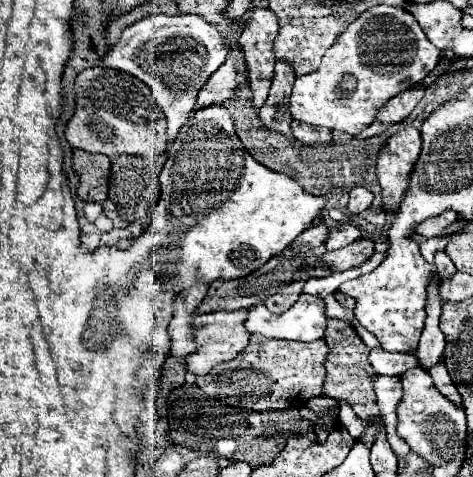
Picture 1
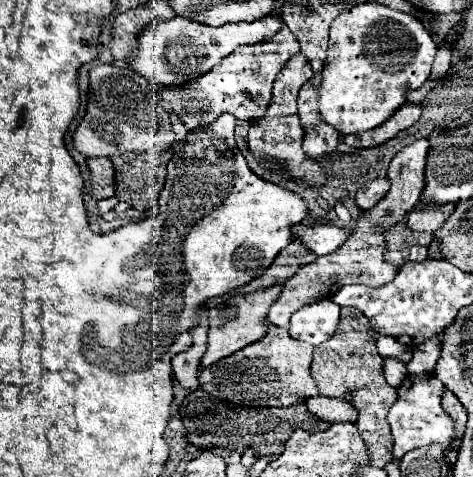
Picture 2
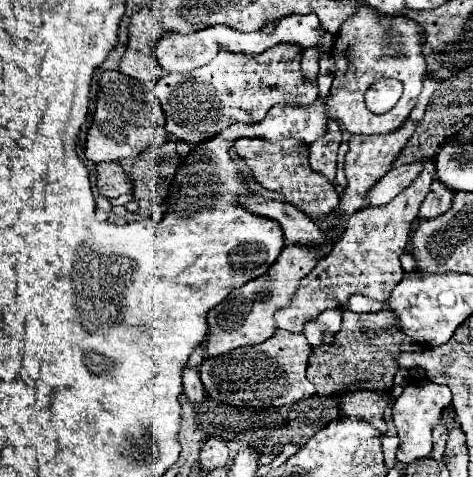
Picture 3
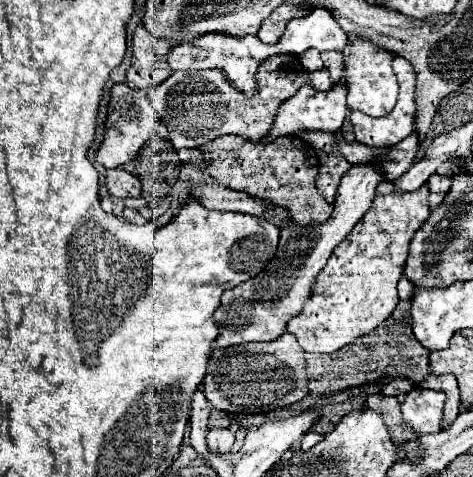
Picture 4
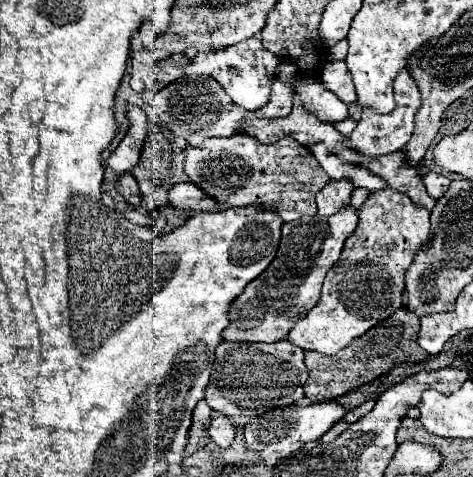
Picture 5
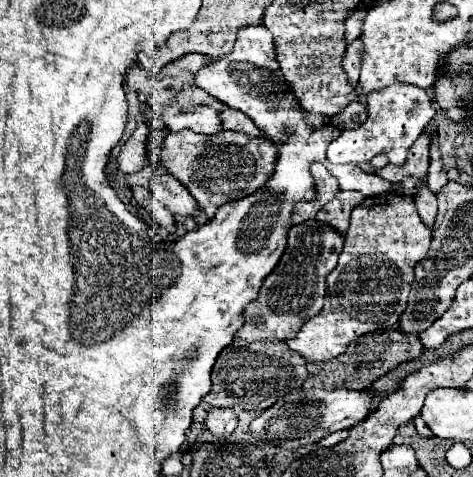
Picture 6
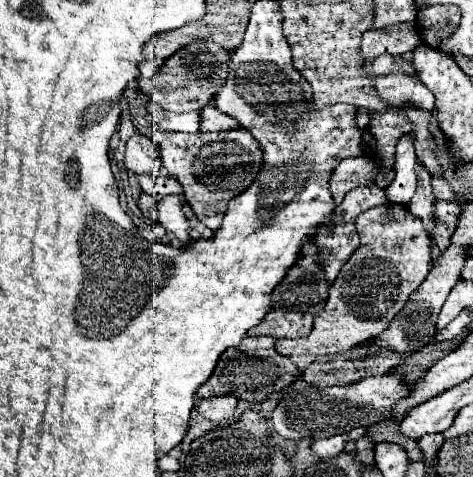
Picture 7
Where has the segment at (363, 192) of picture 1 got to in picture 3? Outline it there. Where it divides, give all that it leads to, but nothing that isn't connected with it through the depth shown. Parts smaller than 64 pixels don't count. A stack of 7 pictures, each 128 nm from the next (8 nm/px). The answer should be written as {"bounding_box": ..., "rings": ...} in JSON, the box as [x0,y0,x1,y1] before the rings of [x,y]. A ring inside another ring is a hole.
{"bounding_box":[368,162,422,206],"rings":[[[422,162],[404,164],[400,168],[392,168],[380,182],[376,182],[368,192],[368,206],[388,204],[396,194],[400,194],[422,170]]]}

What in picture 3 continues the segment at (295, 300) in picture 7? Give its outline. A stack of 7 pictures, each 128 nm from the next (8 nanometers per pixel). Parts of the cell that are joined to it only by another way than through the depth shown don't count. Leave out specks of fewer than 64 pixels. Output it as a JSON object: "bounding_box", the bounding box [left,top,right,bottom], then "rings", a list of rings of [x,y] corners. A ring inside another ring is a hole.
{"bounding_box":[206,118,416,358],"rings":[[[408,118],[404,122],[404,128],[400,128],[400,132],[390,132],[388,136],[352,136],[348,140],[348,154],[346,154],[346,180],[348,180],[348,188],[344,190],[342,198],[340,198],[340,210],[350,216],[356,210],[366,206],[364,194],[368,192],[368,188],[380,180],[392,166],[392,162],[398,158],[400,150],[406,146],[408,138],[414,134],[416,130],[416,122],[412,118]],[[300,244],[286,246],[264,276],[250,280],[238,290],[232,290],[224,302],[212,308],[212,312],[208,312],[208,338],[206,338],[208,358],[216,358],[226,354],[228,350],[268,340],[276,332],[276,322],[272,318],[274,312],[292,300],[292,294],[298,288],[300,278],[304,278],[316,266],[322,254],[324,252],[320,248],[306,248]]]}

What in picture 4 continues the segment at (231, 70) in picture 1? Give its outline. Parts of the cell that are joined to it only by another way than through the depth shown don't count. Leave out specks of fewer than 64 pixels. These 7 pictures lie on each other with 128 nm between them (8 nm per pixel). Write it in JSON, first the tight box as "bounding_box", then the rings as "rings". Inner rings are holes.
{"bounding_box":[148,54,334,150],"rings":[[[280,54],[270,56],[258,66],[254,98],[248,98],[244,92],[234,88],[232,82],[218,68],[174,72],[168,80],[150,88],[148,96],[150,102],[154,100],[154,96],[164,96],[160,102],[152,104],[170,132],[172,146],[180,150],[180,148],[200,148],[226,134],[236,134],[256,142],[270,130],[280,102],[292,98],[304,84],[312,84],[316,90],[330,90],[334,86],[332,80],[328,80],[326,70],[308,72],[302,68],[300,58],[296,54]]]}

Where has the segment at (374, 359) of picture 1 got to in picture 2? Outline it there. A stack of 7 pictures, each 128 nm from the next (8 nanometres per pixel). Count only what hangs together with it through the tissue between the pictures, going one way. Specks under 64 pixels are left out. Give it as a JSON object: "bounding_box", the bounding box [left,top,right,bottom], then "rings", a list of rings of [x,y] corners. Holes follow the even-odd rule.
{"bounding_box":[384,358,408,388],"rings":[[[384,358],[384,374],[386,374],[386,380],[398,388],[402,384],[402,380],[406,378],[408,370],[406,370],[406,362],[398,360],[398,358]]]}

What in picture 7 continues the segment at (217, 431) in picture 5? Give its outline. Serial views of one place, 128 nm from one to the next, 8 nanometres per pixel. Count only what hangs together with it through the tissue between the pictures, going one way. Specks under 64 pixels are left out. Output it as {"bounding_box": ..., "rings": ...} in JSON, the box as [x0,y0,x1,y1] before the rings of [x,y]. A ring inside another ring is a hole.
{"bounding_box":[198,396,236,422],"rings":[[[218,396],[218,398],[210,398],[210,400],[200,400],[198,412],[212,422],[230,420],[236,412],[236,398],[234,396]]]}

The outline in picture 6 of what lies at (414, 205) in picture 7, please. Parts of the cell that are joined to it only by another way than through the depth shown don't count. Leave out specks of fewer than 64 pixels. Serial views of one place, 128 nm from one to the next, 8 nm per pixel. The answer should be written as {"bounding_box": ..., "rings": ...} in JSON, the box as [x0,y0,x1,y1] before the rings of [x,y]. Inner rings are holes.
{"bounding_box":[376,132,432,196],"rings":[[[422,132],[418,140],[412,144],[408,152],[408,160],[400,168],[396,168],[396,164],[388,164],[376,170],[376,174],[382,176],[384,180],[390,180],[392,184],[400,184],[404,194],[414,196],[416,184],[420,180],[426,180],[426,172],[430,164],[430,142],[432,142],[432,134]]]}

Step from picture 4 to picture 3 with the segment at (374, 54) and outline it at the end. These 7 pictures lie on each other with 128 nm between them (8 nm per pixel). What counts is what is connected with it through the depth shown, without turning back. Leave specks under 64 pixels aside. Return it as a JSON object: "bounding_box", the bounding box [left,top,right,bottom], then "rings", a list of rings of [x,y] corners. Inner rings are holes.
{"bounding_box":[366,80,402,114],"rings":[[[378,80],[366,92],[366,106],[376,114],[388,112],[398,102],[400,94],[402,94],[400,82],[396,82],[396,80]]]}

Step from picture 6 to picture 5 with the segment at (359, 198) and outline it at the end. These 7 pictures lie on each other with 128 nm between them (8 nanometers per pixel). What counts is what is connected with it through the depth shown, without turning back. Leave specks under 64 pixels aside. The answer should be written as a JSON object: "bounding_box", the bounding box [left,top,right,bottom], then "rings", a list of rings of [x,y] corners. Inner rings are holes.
{"bounding_box":[316,178,354,216],"rings":[[[348,178],[342,180],[330,180],[318,194],[316,194],[316,204],[320,216],[332,216],[340,208],[344,208],[350,202],[354,184]]]}

